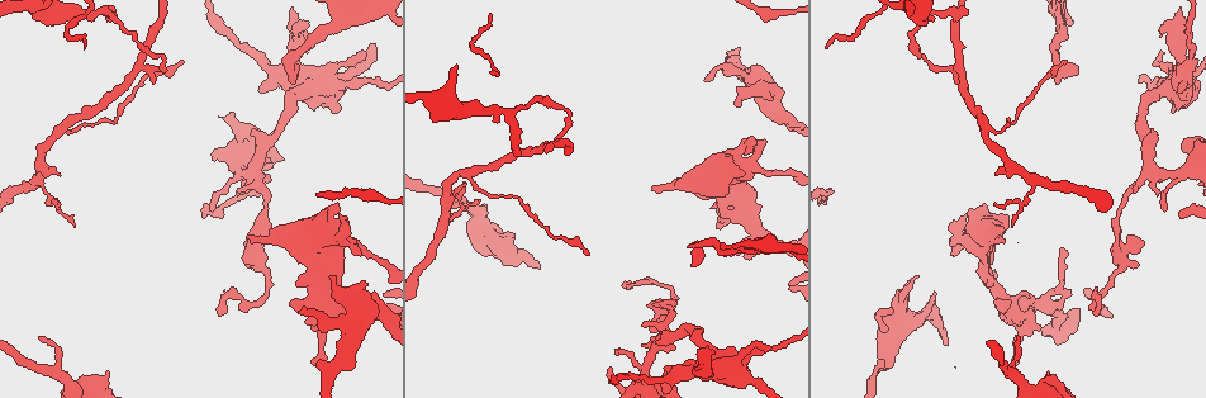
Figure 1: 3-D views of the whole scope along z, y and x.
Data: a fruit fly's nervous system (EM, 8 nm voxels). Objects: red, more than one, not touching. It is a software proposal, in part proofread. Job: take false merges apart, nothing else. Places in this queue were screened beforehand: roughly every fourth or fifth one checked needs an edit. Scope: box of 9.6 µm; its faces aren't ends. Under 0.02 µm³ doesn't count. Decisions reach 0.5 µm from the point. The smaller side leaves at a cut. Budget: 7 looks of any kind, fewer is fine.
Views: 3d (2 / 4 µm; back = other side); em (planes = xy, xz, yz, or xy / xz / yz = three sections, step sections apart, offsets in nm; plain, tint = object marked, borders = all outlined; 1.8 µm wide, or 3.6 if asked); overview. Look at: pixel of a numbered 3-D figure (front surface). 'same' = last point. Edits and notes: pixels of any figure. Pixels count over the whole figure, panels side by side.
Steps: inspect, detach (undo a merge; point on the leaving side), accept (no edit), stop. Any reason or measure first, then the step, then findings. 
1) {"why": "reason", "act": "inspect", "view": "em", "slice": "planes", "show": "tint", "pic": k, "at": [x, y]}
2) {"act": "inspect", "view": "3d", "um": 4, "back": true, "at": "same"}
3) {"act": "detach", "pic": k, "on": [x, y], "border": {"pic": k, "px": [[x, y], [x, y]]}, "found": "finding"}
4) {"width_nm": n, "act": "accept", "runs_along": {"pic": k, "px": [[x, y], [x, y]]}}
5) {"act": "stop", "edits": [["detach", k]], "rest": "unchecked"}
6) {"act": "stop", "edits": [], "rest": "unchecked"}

{"act": "inspect", "view": "3d", "um": 4, "pic": 1, "at": [291, 62]}

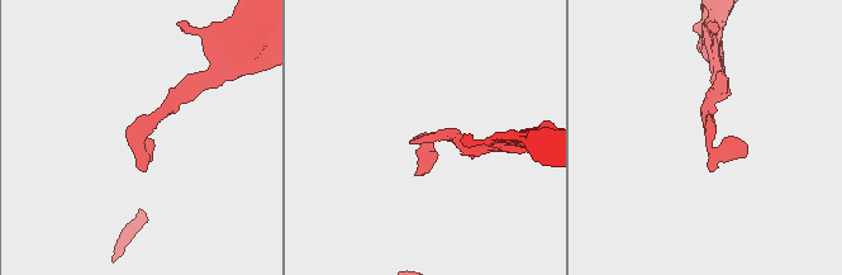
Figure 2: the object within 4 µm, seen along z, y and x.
{"act": "inspect", "view": "em", "slice": "planes", "show": "tint", "pic": 2, "at": [711, 135]}

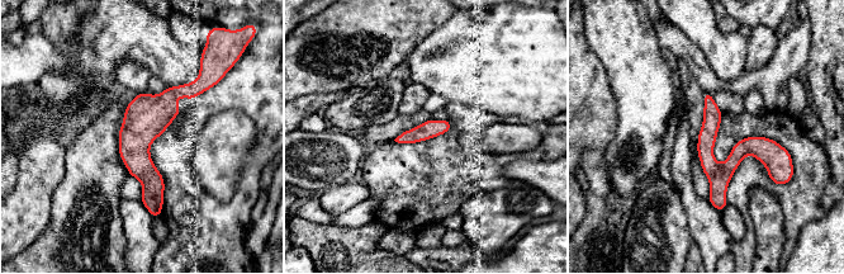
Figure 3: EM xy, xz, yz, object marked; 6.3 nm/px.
{"width_nm": 120, "act": "accept", "runs_along": {"pic": 3, "px": [[198, 81], [141, 128], [156, 207]]}, "found": "one neuron here"}

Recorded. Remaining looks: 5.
{"why": "thick turns thin", "act": "inspect", "view": "em", "um": 3.6, "slice": "planes", "show": "borders", "pic": 1, "at": [251, 248]}

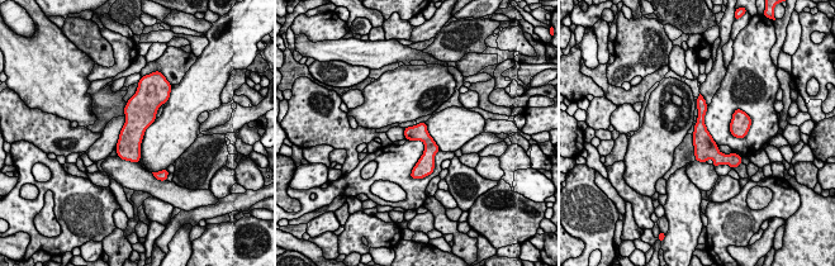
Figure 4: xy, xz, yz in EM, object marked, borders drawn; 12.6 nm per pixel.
{"width_nm": 200, "act": "accept", "runs_along": {"pic": 4, "px": [[701, 100], [701, 138], [724, 160]]}, "found": "one neuron here"}

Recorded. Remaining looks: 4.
{"why": "abrupt turn", "act": "inspect", "view": "3d", "um": 4, "pic": 1, "at": [729, 365]}

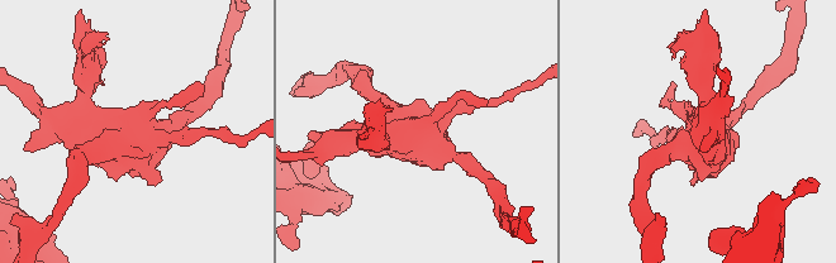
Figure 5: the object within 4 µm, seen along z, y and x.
{"why": "shape alone is not enough", "act": "inspect", "view": "em", "um": 3.6, "slice": "planes", "show": "tint", "pic": 5, "at": [415, 136]}

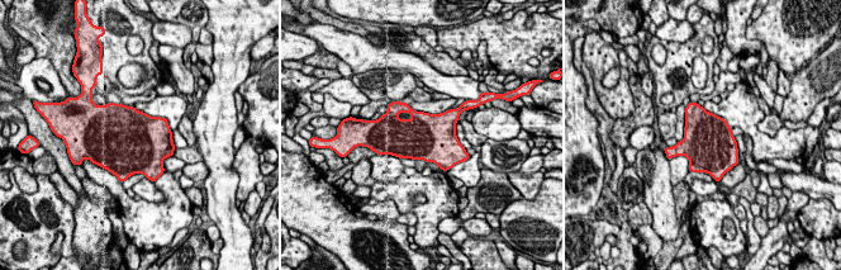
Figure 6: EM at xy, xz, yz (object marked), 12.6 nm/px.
{"act": "accept", "found": "all the same neuron"}

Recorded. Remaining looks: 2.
{"act": "stop", "edits": [], "rest": "unchecked"}

